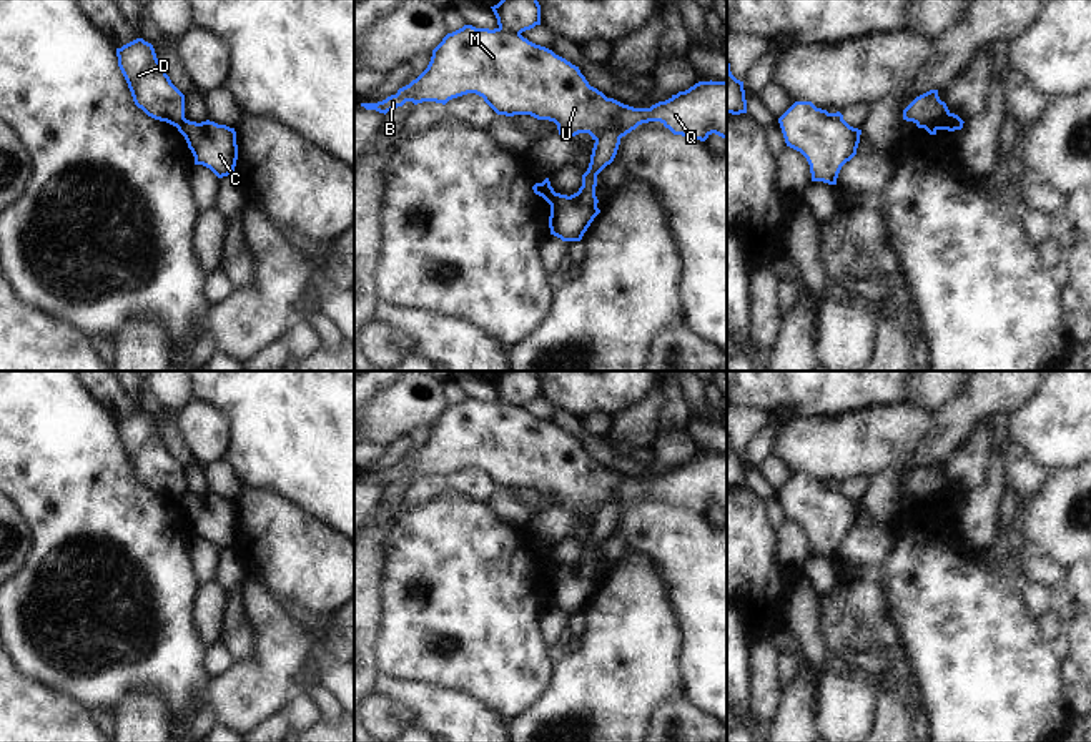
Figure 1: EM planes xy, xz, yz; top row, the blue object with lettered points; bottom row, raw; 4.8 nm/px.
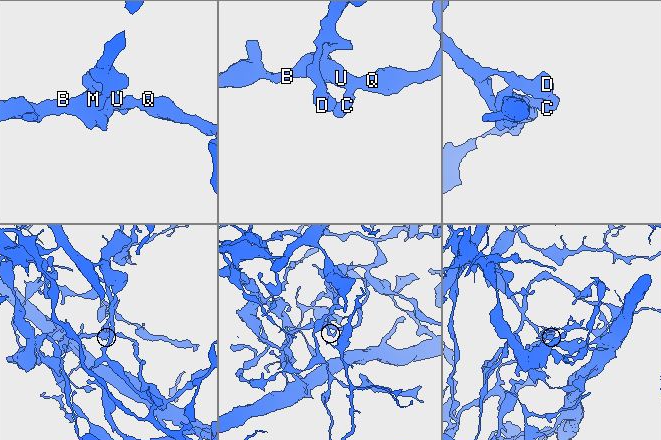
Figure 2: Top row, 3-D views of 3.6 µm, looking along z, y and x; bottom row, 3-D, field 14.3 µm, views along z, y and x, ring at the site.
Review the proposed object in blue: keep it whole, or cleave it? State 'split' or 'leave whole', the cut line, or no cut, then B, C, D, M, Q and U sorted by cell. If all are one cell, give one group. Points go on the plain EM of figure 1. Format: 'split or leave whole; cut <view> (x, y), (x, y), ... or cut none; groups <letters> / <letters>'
split; cut yz (948, 484), (923, 499); groups B C M Q U / D

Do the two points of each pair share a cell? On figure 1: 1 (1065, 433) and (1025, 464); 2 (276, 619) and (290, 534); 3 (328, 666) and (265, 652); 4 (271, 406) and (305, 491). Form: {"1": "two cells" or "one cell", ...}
{"1": "two cells", "2": "two cells", "3": "two cells", "4": "one cell"}

